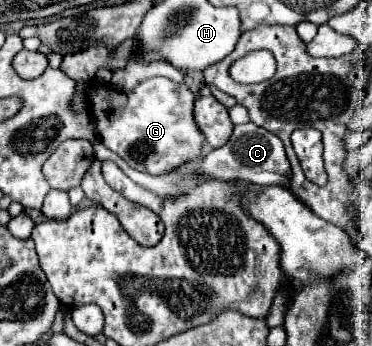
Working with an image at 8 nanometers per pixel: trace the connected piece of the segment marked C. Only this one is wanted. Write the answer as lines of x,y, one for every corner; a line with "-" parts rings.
253,123
237,125
231,139
227,141
225,147
213,149
197,169
201,173
207,173
215,179
239,179
239,181
249,181
249,183
259,183
259,185
281,185
289,189
289,175
291,175
291,165
287,161
287,155
283,151
283,143
279,137
269,133
263,127
257,127

